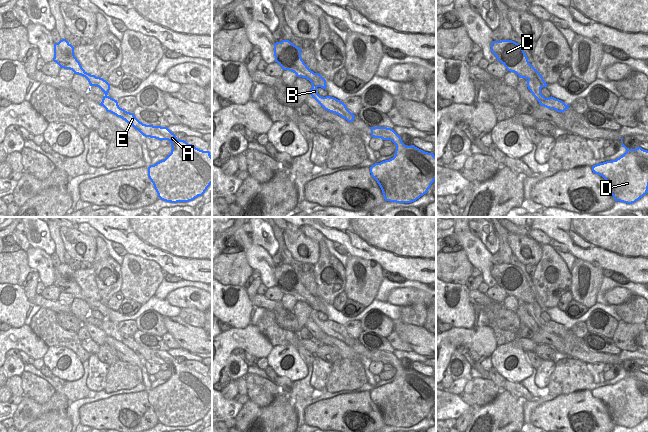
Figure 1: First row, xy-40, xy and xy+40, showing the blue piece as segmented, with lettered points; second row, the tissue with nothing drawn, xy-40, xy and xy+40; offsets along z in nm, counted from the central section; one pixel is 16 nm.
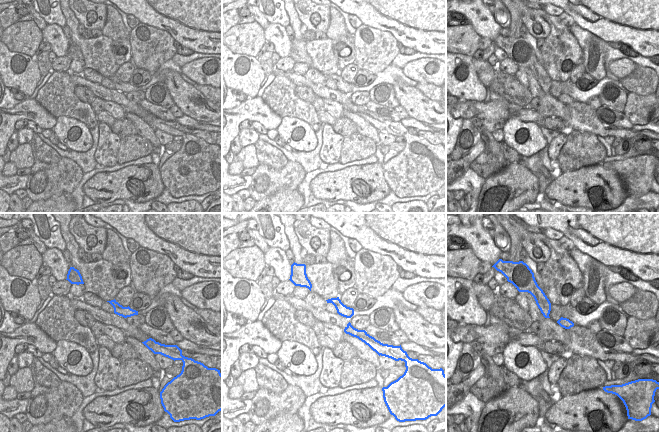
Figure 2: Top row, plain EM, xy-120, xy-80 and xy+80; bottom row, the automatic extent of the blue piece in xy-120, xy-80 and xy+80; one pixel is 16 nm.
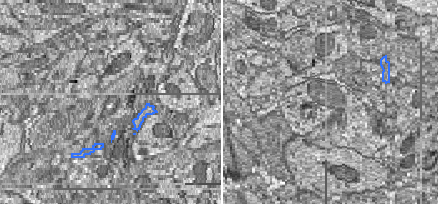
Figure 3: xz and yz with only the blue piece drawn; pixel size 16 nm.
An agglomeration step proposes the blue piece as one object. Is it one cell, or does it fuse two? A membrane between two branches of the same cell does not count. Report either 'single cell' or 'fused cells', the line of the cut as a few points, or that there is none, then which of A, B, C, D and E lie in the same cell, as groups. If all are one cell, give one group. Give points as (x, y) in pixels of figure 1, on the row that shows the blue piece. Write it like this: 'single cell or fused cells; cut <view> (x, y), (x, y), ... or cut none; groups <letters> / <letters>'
fused cells; cut xy+40 (528, 78), (537, 78), (542, 86); groups A B D E / C

